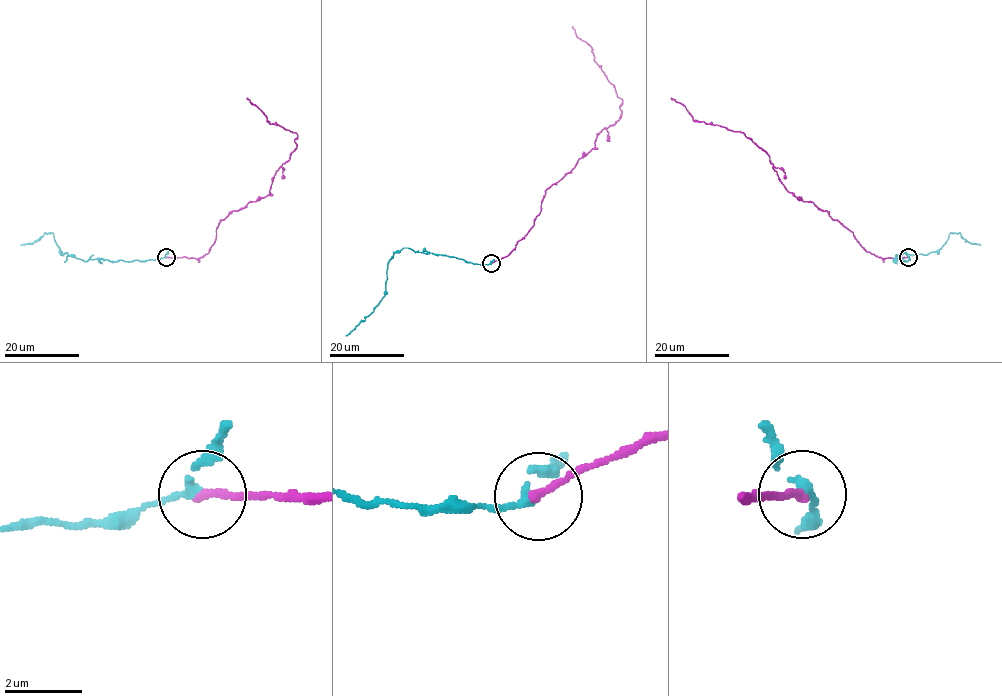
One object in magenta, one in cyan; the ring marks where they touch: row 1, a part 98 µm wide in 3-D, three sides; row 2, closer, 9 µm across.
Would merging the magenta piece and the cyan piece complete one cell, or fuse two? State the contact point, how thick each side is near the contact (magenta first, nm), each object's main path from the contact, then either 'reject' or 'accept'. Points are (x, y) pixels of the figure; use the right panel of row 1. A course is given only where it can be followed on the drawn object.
at (908, 257); 190 nm thick on the magenta side, 190 nm on the other; magenta runs (908, 257), (868, 252), (826, 210), (790, 192), (768, 155), (745, 134), (694, 120), (671, 98); cyan runs (908, 257), (908, 261), (893, 259), (903, 253), (934, 252), (950, 233), (959, 233), (971, 243), (980, 245); accept

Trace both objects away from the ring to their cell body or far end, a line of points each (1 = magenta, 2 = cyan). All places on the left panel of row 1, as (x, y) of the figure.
1: (166, 257), (208, 252), (221, 220), (265, 197), (296, 148), (297, 134), (269, 122), (247, 98)
2: (166, 257), (86, 261), (61, 254), (52, 233), (20, 245)

